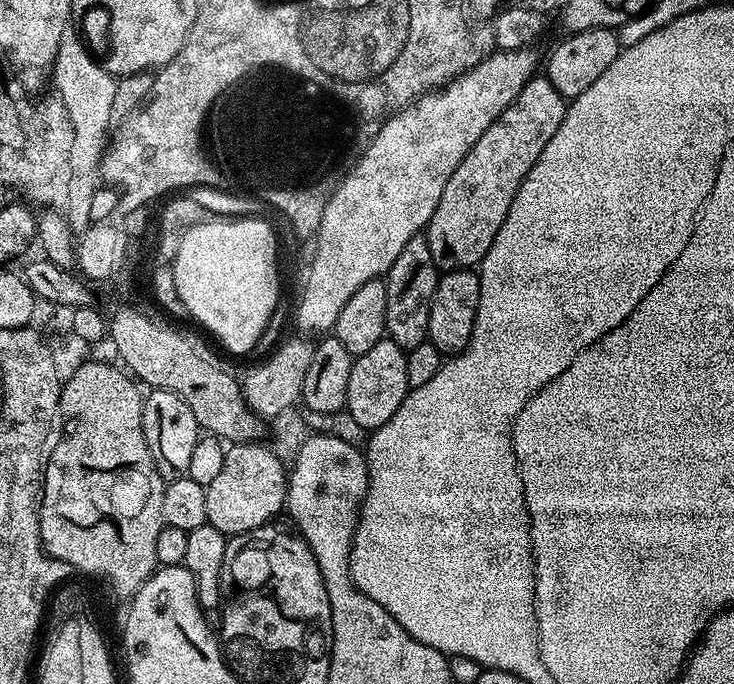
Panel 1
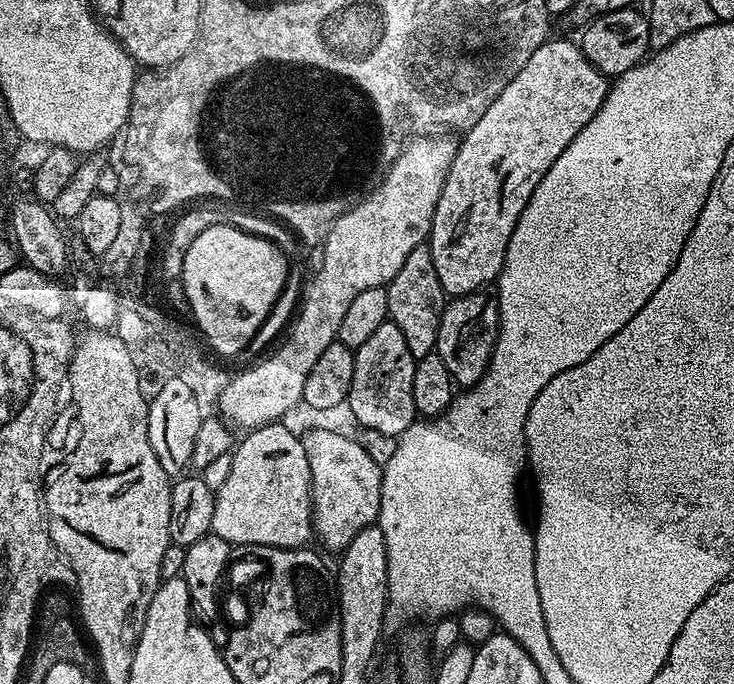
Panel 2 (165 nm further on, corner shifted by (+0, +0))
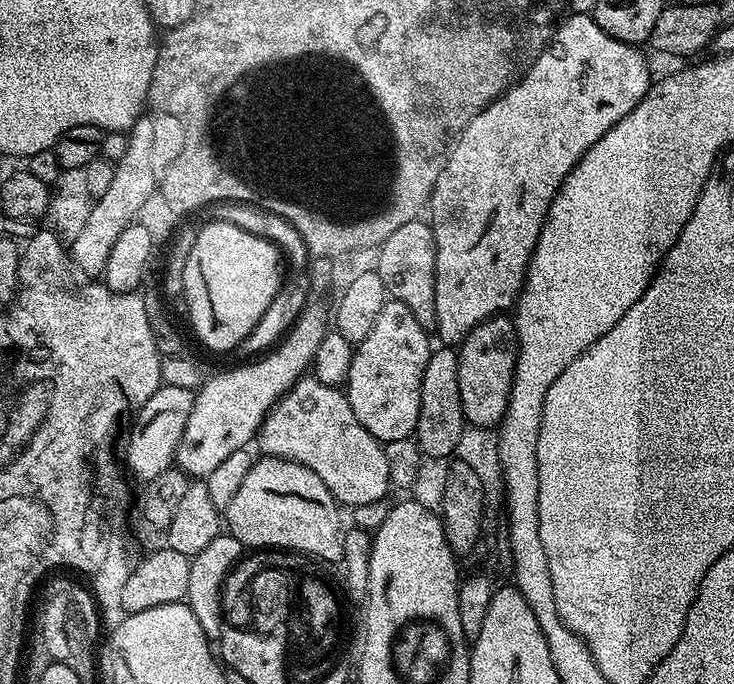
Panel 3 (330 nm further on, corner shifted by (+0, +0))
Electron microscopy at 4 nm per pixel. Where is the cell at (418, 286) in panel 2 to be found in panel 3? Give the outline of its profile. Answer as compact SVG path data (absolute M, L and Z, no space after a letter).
M417 218L406 222L406 226L398 226L398 230L394 230L394 234L390 234L384 243L379 245L376 254L374 271L378 278L382 278L382 286L386 286L389 297L409 308L410 314L418 318L423 328L435 329L436 243L431 223L427 219Z

